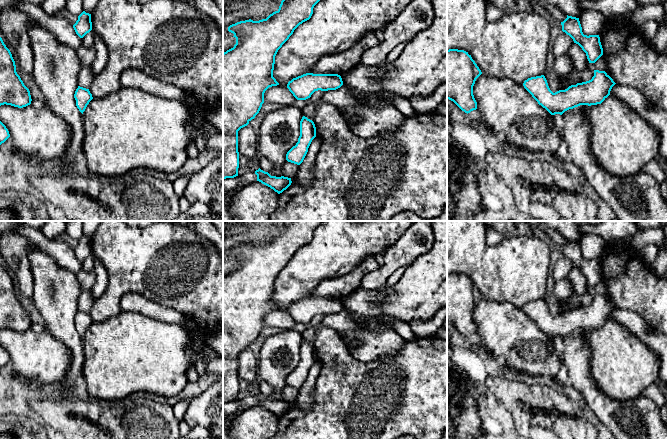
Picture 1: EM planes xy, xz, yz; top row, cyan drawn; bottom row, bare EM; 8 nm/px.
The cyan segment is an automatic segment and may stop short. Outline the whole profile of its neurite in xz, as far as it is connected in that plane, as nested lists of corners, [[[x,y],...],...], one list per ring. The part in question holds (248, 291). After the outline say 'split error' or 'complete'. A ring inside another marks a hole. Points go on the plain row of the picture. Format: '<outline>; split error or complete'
[[[285,221],[279,233],[266,243],[240,245],[228,251],[236,268],[223,277],[223,403],[238,400],[238,355],[259,337],[264,317],[279,307],[273,301],[275,280],[303,246],[309,244],[321,221]]]; complete

